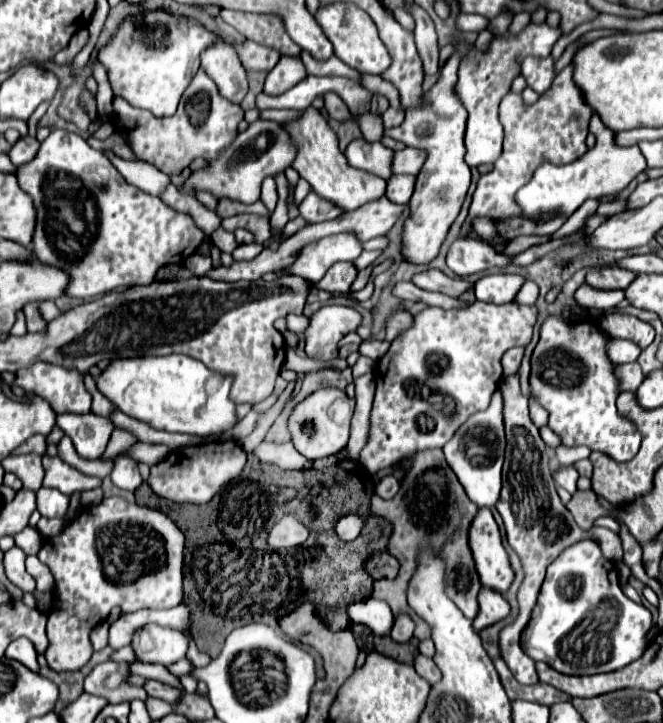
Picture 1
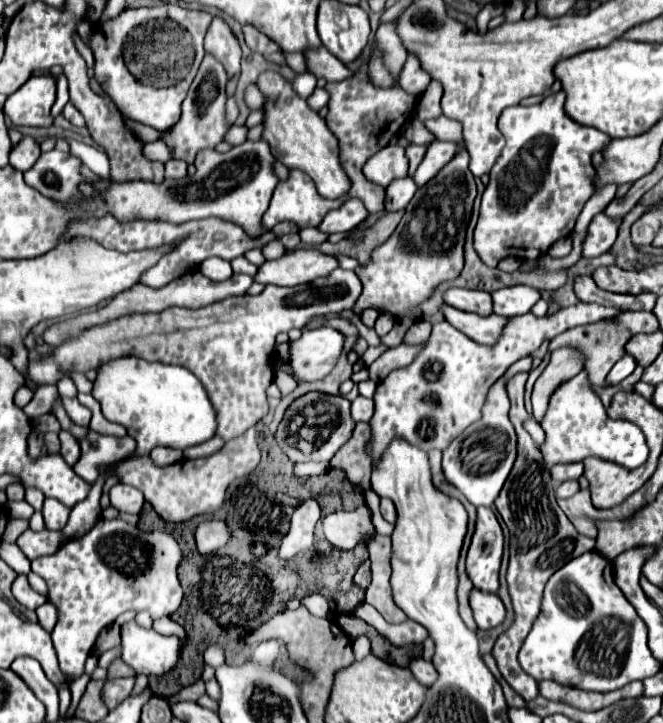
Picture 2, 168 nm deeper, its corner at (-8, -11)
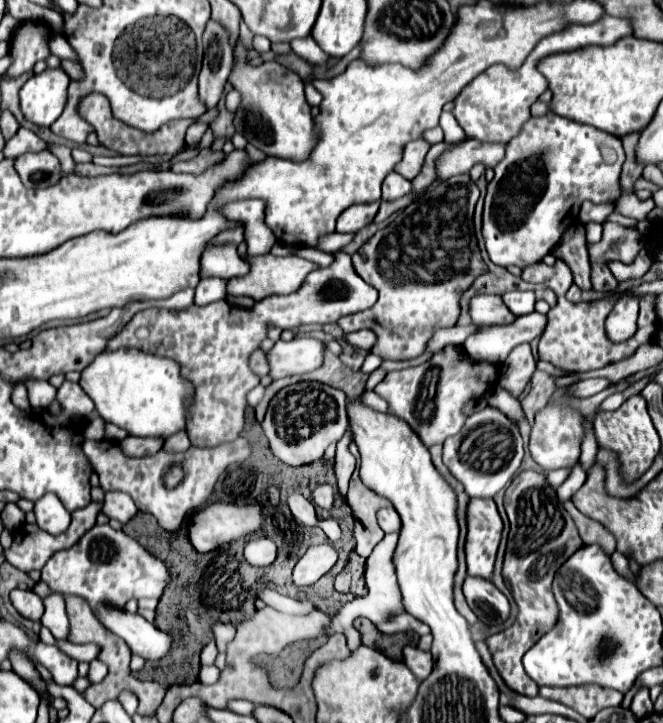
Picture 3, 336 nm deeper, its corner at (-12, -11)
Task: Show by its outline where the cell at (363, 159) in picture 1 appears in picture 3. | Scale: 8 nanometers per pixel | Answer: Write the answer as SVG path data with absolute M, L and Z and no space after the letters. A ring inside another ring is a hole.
M420 138L420 140L414 140L414 142L410 142L410 144L406 144L404 158L402 158L402 162L396 164L394 170L396 170L398 174L402 174L406 180L416 178L418 172L420 172L420 168L422 168L422 164L424 164L424 156L426 156L428 148L430 148L430 144L428 144L426 140L422 140L422 138Z

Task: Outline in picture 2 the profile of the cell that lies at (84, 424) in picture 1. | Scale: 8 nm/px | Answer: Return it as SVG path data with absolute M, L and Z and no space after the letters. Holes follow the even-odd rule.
M90 430L84 438L78 438L78 442L82 448L82 456L74 464L74 470L90 484L96 482L100 466L110 466L118 460L124 460L136 448L136 442L130 436L100 436L98 432Z

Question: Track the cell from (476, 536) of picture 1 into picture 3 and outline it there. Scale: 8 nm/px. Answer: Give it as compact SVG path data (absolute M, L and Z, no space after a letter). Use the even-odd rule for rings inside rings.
M470 498L466 534L466 564L470 576L490 578L502 534L502 520L492 498Z

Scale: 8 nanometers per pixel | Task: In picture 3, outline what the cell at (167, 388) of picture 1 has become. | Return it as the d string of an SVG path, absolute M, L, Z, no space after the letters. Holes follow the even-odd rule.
M134 348L116 352L100 352L88 364L80 382L82 390L92 398L96 412L110 424L124 428L130 436L164 436L182 430L184 424L184 398L190 400L194 388L180 376L180 368L170 358L146 354Z

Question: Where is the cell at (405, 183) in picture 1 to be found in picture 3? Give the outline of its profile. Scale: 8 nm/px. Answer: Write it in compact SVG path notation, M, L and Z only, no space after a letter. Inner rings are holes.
M390 172L382 184L382 200L396 200L406 196L412 190L412 184L396 172Z

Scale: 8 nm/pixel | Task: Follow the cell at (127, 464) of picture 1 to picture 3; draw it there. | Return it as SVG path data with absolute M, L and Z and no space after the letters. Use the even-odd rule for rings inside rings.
M106 492L100 512L106 514L108 518L118 520L120 524L126 524L138 510L136 510L134 500L128 494L124 494L124 492Z

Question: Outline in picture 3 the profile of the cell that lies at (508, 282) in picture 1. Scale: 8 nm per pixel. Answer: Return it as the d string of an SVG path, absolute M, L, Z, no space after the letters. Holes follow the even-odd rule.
M514 290L514 292L506 292L502 296L504 304L510 308L512 314L516 316L524 316L524 314L530 314L534 312L534 292L520 292L520 290Z

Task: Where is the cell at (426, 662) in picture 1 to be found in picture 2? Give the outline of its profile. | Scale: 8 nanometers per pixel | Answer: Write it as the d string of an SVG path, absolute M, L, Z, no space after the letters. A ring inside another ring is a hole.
M416 658L410 662L410 670L414 674L414 678L422 684L422 686L432 686L438 678L438 672L434 668L432 662L426 662L424 658ZM418 660L418 662L416 662Z

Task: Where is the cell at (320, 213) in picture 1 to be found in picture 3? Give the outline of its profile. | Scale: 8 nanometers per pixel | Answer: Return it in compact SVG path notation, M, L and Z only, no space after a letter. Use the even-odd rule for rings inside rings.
M376 200L376 204L354 204L352 208L344 210L338 218L336 232L358 232L358 230L362 230L364 226L368 226L374 220L378 206L380 206L380 200Z

